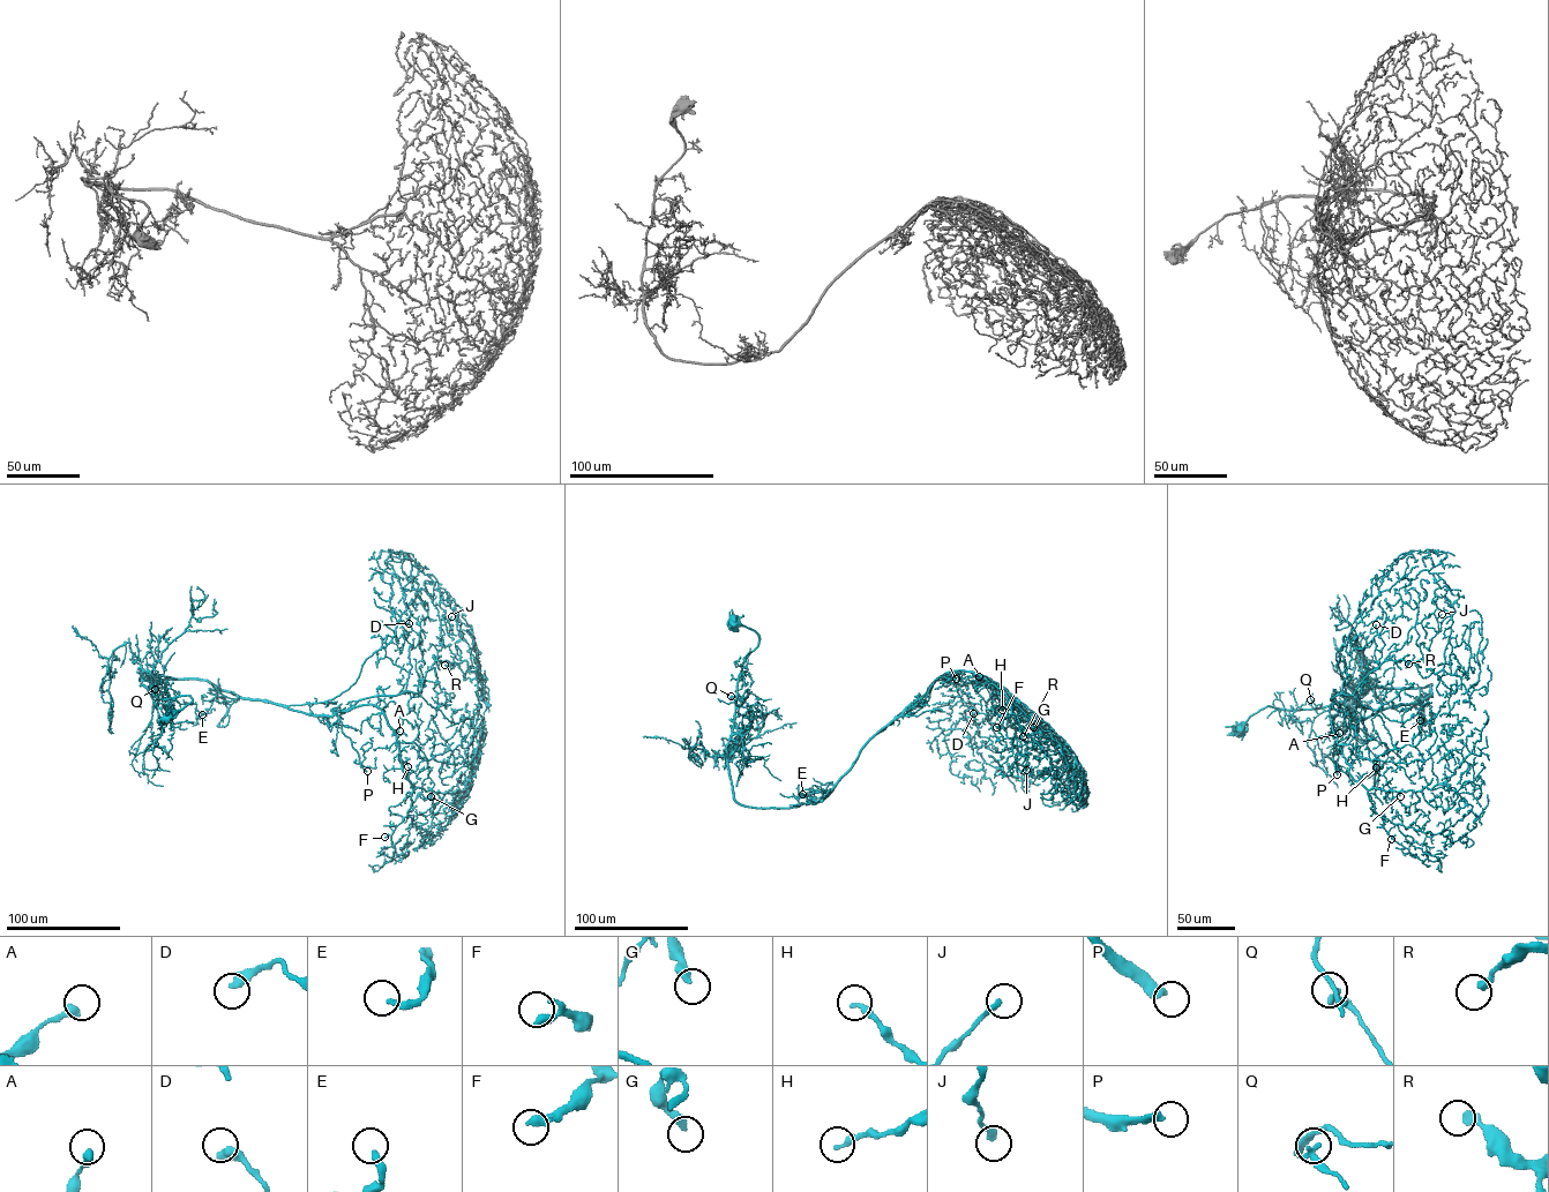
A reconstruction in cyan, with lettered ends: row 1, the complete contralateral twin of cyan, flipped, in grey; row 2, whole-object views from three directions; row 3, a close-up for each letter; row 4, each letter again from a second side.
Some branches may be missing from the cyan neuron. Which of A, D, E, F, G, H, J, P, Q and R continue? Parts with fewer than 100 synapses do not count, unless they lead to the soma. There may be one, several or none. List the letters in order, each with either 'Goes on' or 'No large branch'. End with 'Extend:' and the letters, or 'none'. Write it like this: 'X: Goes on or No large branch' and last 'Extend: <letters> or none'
A: No large branch
D: No large branch
E: No large branch
F: No large branch
G: No large branch
H: No large branch
J: No large branch
P: Goes on
Q: No large branch
R: No large branch
Extend: P

